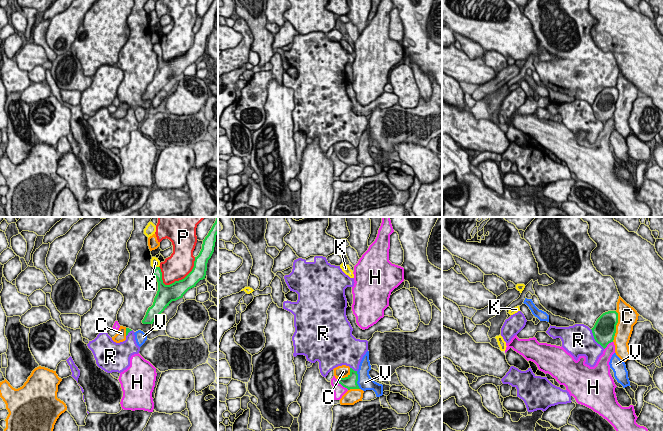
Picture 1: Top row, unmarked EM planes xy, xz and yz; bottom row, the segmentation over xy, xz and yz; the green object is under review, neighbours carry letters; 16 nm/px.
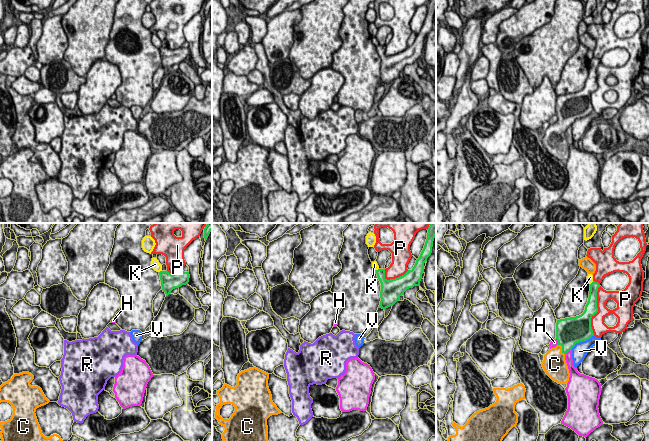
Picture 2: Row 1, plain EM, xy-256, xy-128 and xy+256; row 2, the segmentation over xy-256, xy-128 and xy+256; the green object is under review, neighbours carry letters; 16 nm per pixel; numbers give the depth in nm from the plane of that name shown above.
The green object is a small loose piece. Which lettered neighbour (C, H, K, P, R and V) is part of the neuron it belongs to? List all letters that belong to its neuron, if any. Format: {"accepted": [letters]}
{"accepted": ["C"]}

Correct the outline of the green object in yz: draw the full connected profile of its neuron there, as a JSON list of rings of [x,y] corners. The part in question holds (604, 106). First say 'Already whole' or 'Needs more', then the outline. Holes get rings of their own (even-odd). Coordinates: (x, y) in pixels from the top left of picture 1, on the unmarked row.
Needs more. [[[619,72],[617,86],[603,89],[591,105],[595,117],[604,125],[613,118],[616,131],[626,138],[632,133],[628,119],[638,92],[637,87]]]

